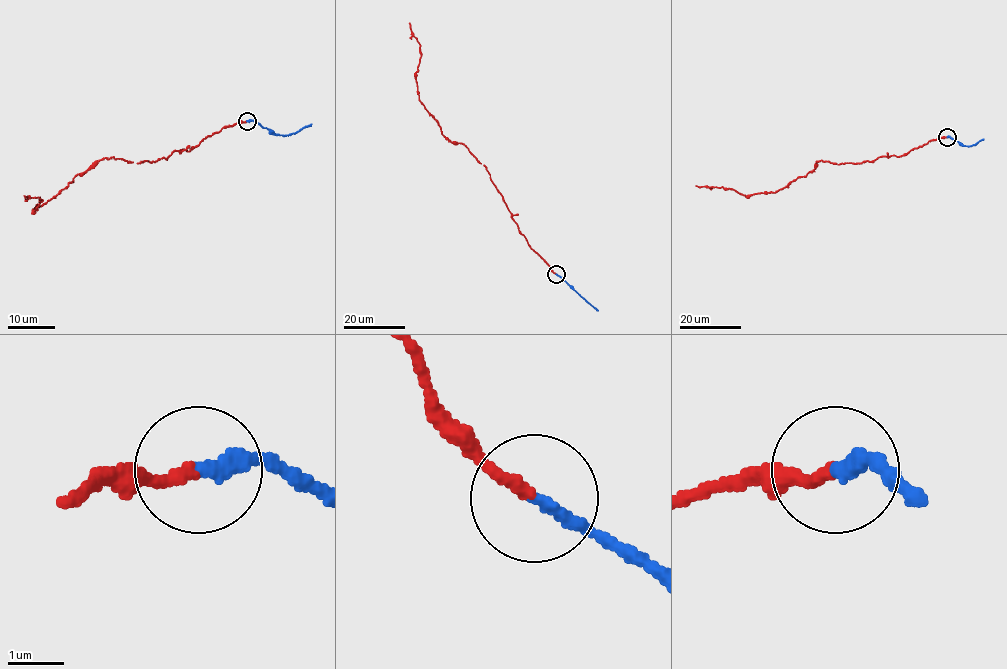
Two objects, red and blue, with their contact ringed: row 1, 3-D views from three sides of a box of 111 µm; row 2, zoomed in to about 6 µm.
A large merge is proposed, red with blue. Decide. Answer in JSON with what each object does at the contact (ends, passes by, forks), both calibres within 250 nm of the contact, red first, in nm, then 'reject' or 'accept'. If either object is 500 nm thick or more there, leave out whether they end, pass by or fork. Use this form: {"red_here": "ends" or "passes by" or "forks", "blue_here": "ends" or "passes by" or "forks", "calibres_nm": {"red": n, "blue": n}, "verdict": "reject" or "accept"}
{"red_here": "ends", "blue_here": "ends", "calibres_nm": {"red": 200, "blue": 240}, "verdict": "accept"}

